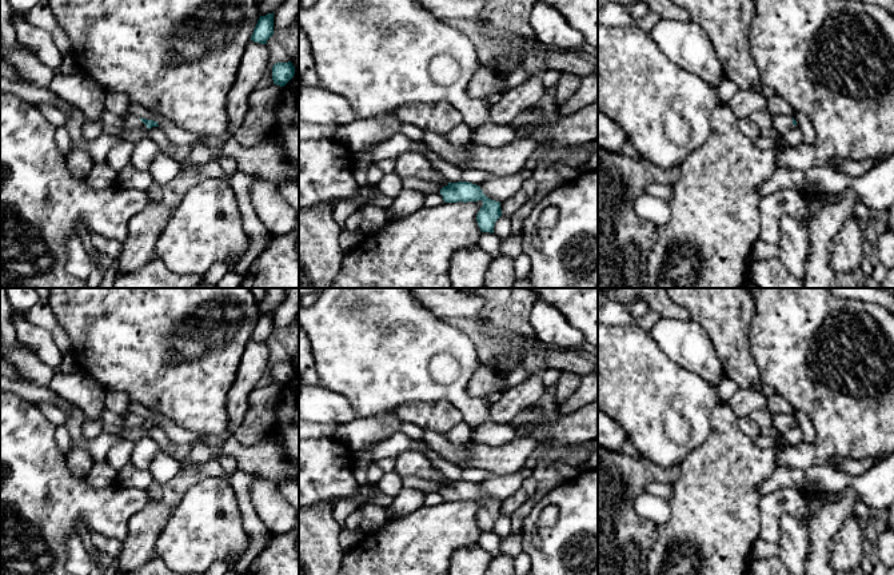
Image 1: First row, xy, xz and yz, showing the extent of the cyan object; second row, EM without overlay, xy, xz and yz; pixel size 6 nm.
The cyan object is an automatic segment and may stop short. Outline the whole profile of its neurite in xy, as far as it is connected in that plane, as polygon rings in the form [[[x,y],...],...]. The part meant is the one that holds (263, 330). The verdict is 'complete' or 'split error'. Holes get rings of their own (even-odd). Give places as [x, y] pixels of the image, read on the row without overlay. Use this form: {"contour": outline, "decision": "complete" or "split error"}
{"contour": [[[274,312],[260,315],[254,328],[251,339],[260,343],[267,343],[267,339],[274,334]]], "decision": "complete"}

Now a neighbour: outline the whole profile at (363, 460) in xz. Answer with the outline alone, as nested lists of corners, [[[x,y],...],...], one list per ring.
[[[380,440],[371,443],[355,454],[356,460],[355,460],[355,467],[354,467],[354,475],[359,486],[367,484],[367,470],[372,464],[370,450],[379,442]]]

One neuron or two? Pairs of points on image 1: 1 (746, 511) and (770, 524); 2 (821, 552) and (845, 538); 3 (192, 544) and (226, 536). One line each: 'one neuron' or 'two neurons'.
1: two neurons
2: two neurons
3: one neuron

